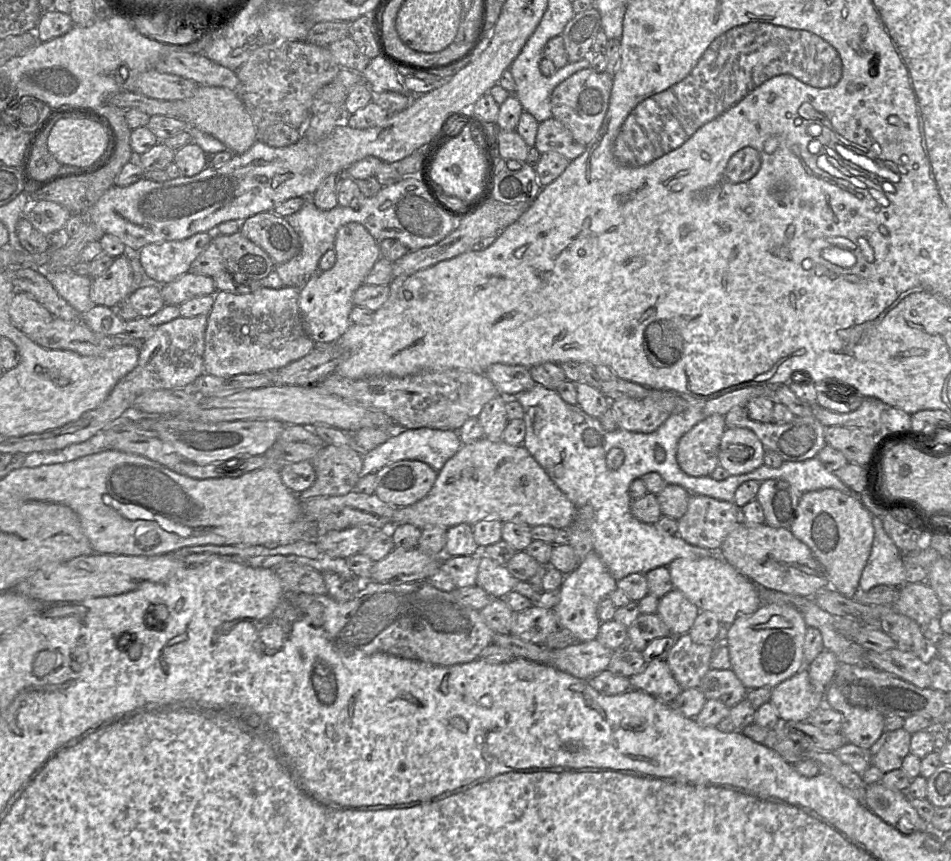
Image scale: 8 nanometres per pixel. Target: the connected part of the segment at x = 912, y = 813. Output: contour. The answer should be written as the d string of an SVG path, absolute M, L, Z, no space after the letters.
M881 783L866 786L864 805L902 834L931 829L912 807L906 793L889 789Z

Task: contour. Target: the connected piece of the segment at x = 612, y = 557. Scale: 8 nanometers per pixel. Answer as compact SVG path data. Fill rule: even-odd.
M539 383L529 390L507 398L515 398L523 407L523 420L526 425L523 443L525 448L576 507L591 505L594 508L596 521L593 550L615 580L621 580L633 573L646 575L655 568L668 567L677 558L720 557L719 550L691 545L678 534L671 536L656 524L639 521L630 511L630 484L650 472L658 473L667 485L676 484L683 487L691 495L734 502L735 491L743 482L748 481L748 473L730 475L722 481L717 481L710 476L689 476L677 462L678 442L686 432L705 418L703 403L707 401L690 400L689 406L683 412L671 414L655 431L642 433L621 428L606 431L599 418L587 414L578 404L565 402L555 389L546 388ZM613 447L624 451L623 464L617 469L607 466L606 456ZM657 447L662 447L665 451L662 462L655 458Z

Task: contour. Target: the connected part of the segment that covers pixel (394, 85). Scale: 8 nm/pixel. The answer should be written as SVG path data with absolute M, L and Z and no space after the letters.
M379 54L370 60L362 75L371 91L395 91L411 98L416 96L405 87L396 67Z

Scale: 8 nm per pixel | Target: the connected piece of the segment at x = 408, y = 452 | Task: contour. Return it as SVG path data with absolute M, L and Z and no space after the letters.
M432 428L397 429L390 438L373 450L363 454L363 465L359 478L376 473L388 464L400 460L418 460L431 466L437 472L461 447L458 431Z

